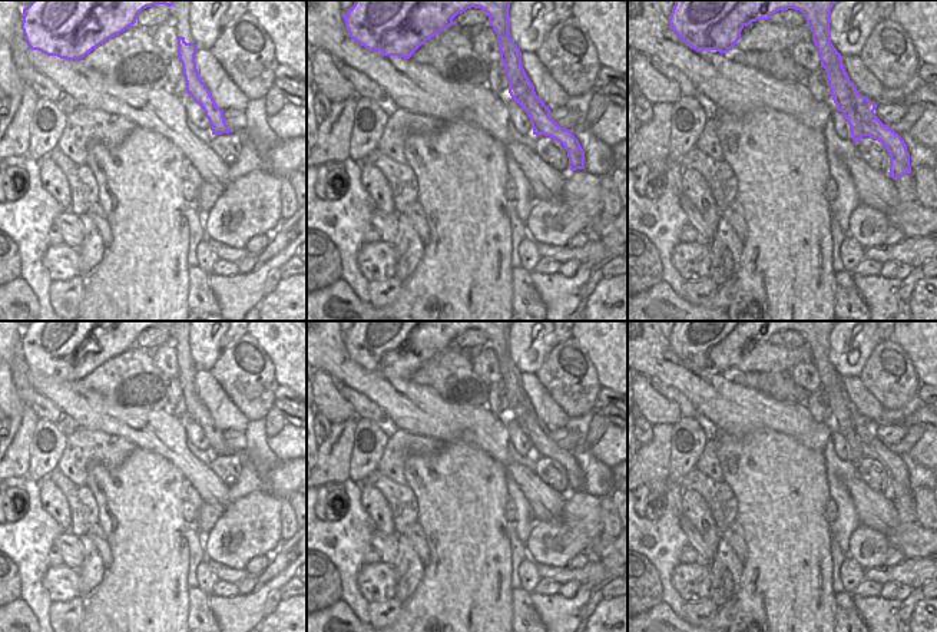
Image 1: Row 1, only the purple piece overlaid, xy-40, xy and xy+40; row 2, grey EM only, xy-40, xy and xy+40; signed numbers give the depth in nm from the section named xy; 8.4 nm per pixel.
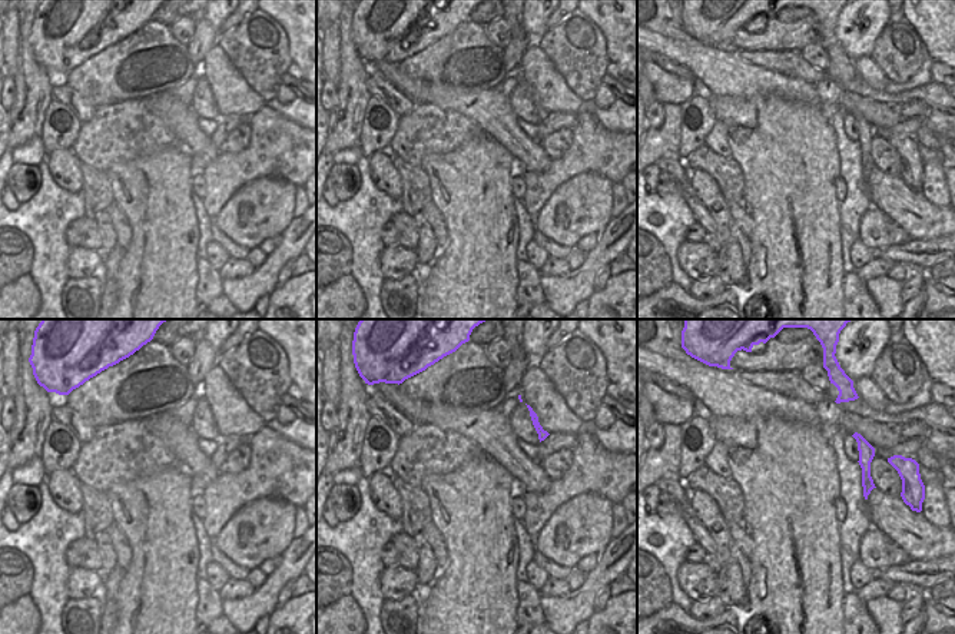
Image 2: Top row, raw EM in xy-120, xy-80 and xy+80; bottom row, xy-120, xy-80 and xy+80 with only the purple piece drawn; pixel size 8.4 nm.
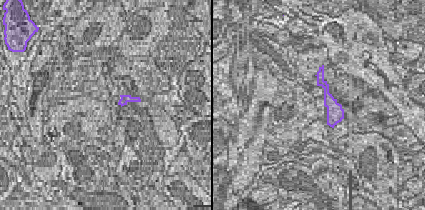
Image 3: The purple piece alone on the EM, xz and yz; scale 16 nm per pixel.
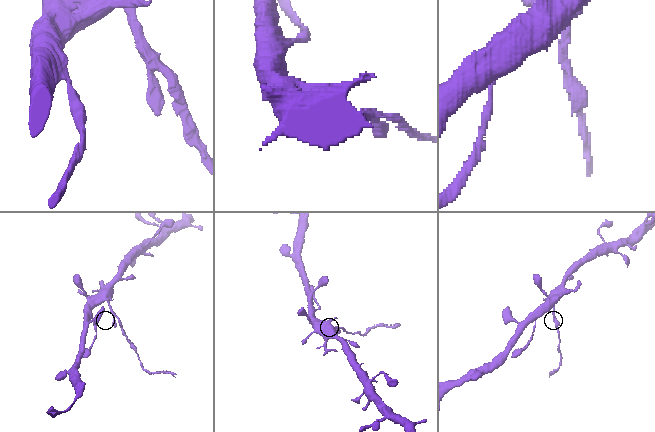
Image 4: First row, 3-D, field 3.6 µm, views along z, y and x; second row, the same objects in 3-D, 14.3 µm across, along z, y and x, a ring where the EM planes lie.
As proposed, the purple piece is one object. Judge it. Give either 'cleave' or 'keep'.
cleave

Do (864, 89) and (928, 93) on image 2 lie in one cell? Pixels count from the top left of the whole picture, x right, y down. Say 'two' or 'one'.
one

